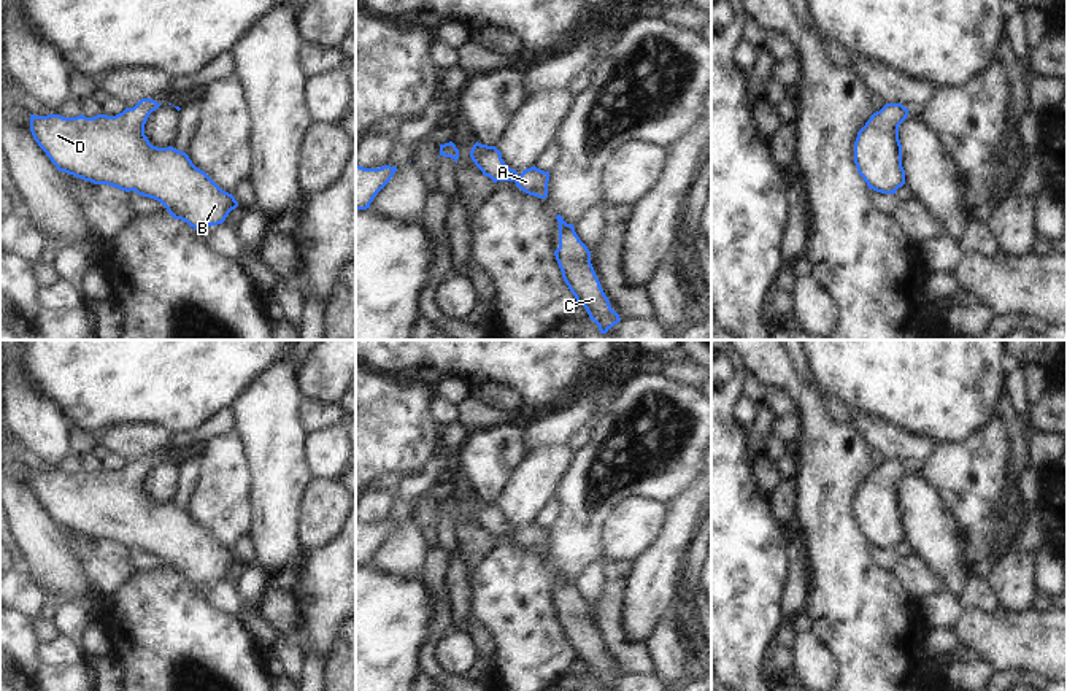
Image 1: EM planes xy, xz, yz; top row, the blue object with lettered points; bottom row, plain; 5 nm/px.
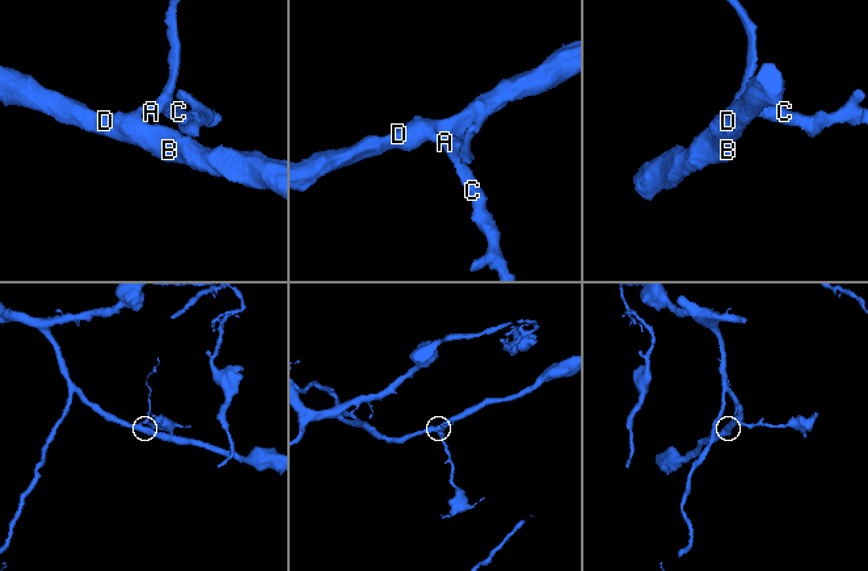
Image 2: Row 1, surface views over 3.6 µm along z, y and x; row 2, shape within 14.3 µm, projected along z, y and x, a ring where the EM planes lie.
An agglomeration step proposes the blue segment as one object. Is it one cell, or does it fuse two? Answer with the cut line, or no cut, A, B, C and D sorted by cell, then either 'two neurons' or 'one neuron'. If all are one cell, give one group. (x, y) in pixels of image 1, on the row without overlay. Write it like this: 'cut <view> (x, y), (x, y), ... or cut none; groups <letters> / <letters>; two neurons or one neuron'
cut none; groups A B C D; one neuron

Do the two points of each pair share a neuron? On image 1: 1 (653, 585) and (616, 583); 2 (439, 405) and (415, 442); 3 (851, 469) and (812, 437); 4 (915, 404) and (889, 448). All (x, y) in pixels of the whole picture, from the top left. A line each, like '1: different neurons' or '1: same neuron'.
1: different neurons
2: different neurons
3: same neuron
4: different neurons

